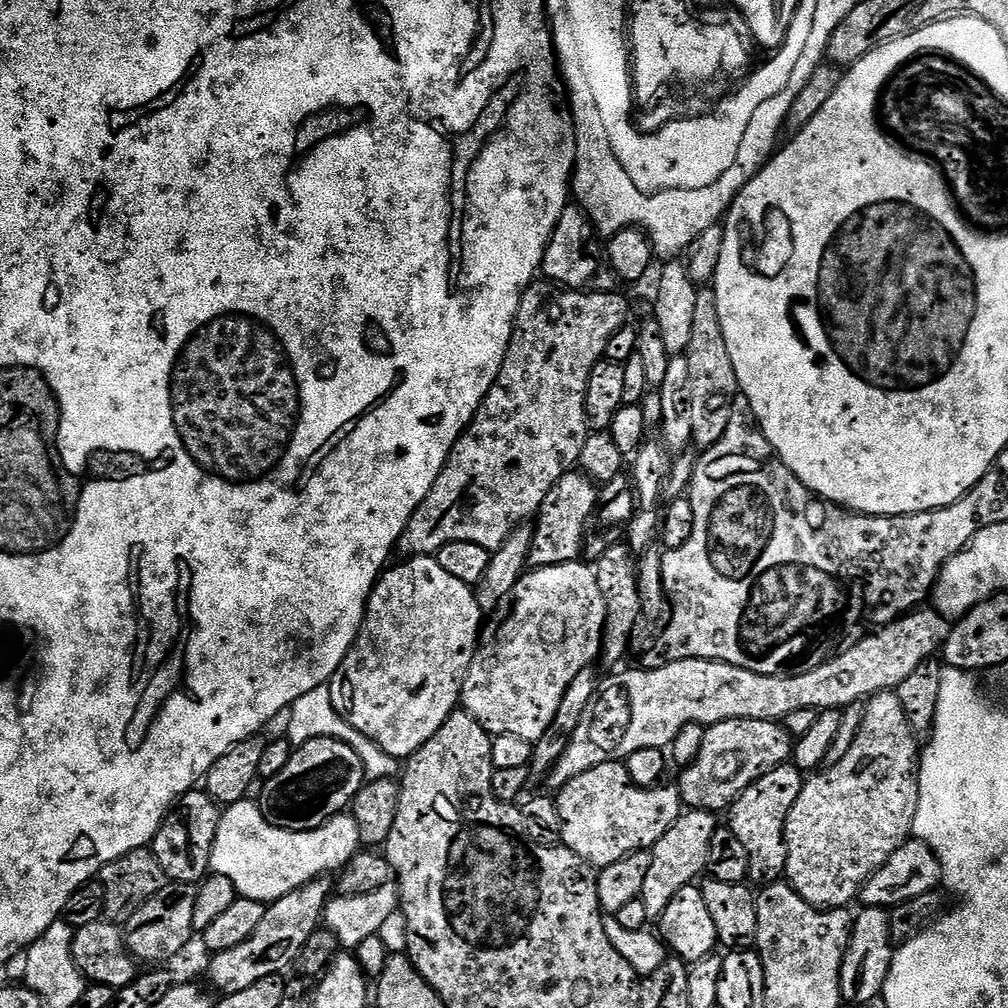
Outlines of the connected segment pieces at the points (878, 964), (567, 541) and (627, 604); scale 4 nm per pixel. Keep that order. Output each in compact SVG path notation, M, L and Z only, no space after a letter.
M861 907L859 911L852 921L852 936L840 967L840 994L845 1005L868 1004L881 999L894 955L889 913L883 908Z
M579 470L565 472L563 478L550 490L550 494L546 494L540 511L534 517L529 565L532 568L549 568L579 561L589 531L588 519L597 515L597 512L598 488L594 481Z
M609 543L604 553L594 562L598 590L606 598L606 622L604 623L604 638L602 641L602 661L608 670L615 669L624 655L629 655L630 638L639 626L642 618L642 594L638 590L638 560L627 543Z

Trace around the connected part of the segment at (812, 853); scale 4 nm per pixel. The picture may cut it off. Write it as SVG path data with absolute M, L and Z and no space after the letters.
M895 691L879 692L865 703L862 726L850 754L846 754L838 766L824 768L805 779L802 794L798 794L798 802L794 802L790 810L784 831L788 847L784 876L810 906L825 910L848 908L851 900L857 899L863 884L913 835L912 823L919 804L918 757L922 751L916 740L917 733L913 732Z

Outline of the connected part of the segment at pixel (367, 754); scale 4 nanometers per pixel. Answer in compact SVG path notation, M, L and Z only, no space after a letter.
M328 685L315 687L310 690L310 694L304 694L298 698L290 709L290 720L288 722L288 732L286 738L291 741L293 747L300 747L308 744L312 740L332 739L341 740L348 744L362 758L365 779L386 780L393 779L400 770L399 759L390 754L386 754L370 738L366 738L361 731L355 730L349 723L342 719L334 709L333 696L330 694Z

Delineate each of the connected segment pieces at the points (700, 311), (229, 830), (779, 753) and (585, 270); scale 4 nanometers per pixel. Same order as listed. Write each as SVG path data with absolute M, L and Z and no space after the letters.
M704 286L697 291L694 302L694 334L690 337L687 353L690 366L690 403L694 405L694 434L692 444L707 450L726 434L730 414L736 407L740 383L734 374L734 362L730 362L730 350L726 350L726 334L722 334L722 318L718 318L716 289Z
M245 798L223 809L218 834L212 847L211 871L230 878L245 900L271 902L304 888L310 881L339 873L361 851L358 822L351 814L341 814L309 832L276 828L260 813L259 803Z
M723 720L717 724L709 724L704 729L702 738L702 750L698 750L698 758L683 769L684 772L678 781L680 799L683 807L698 812L710 812L720 814L720 811L731 809L735 802L745 790L762 774L770 774L778 766L789 763L792 758L793 736L788 733L783 723L775 720Z
M569 206L562 210L562 218L558 218L544 251L542 276L553 280L548 282L564 290L607 292L617 283L617 278L608 265L605 249L598 239L596 227L592 225L583 208Z

